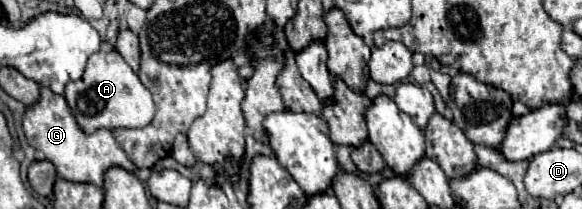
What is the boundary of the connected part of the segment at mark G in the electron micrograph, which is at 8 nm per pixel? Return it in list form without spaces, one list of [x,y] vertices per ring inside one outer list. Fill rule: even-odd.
[[[41,87],[41,99],[39,99],[39,103],[35,103],[35,105],[31,105],[27,109],[27,115],[23,119],[23,131],[25,131],[27,143],[33,149],[41,151],[45,155],[45,159],[55,165],[57,175],[61,179],[67,179],[71,183],[93,183],[93,185],[97,185],[97,187],[103,189],[105,173],[111,167],[121,167],[121,169],[133,173],[143,183],[149,179],[151,171],[135,167],[127,159],[127,155],[123,153],[123,149],[117,145],[117,141],[113,139],[111,131],[99,129],[93,135],[85,135],[83,131],[79,131],[79,125],[75,123],[75,117],[71,115],[71,111],[69,111],[67,101],[63,99],[63,95],[55,95],[47,87]]]

